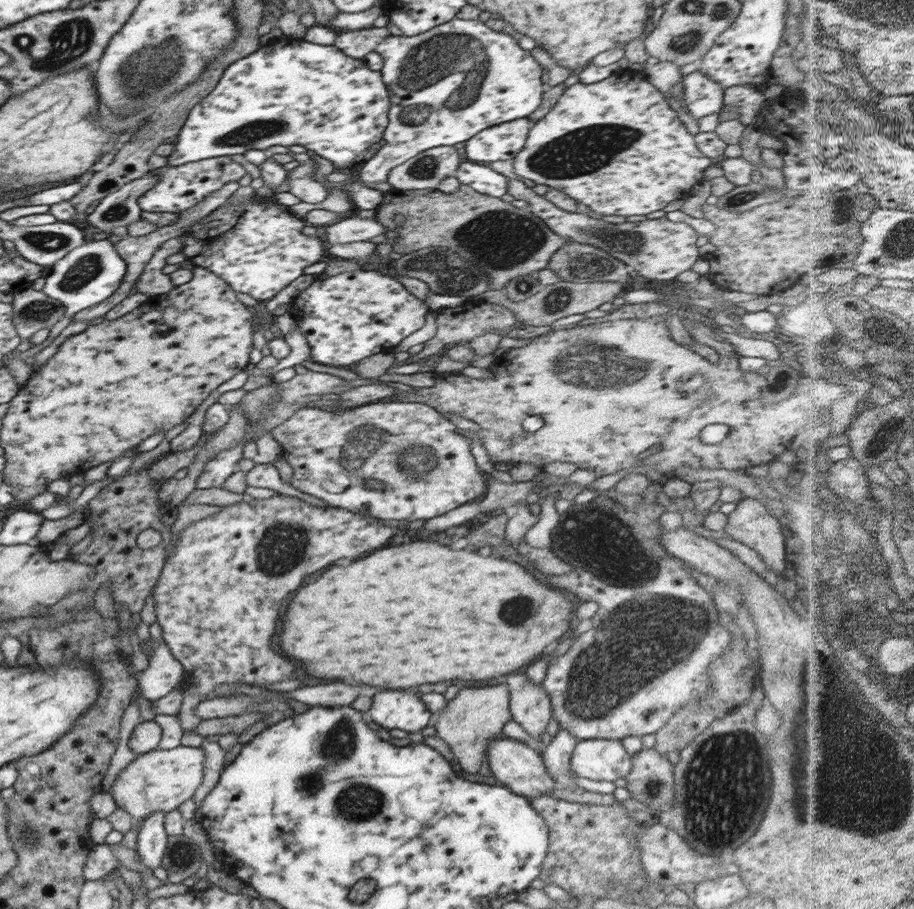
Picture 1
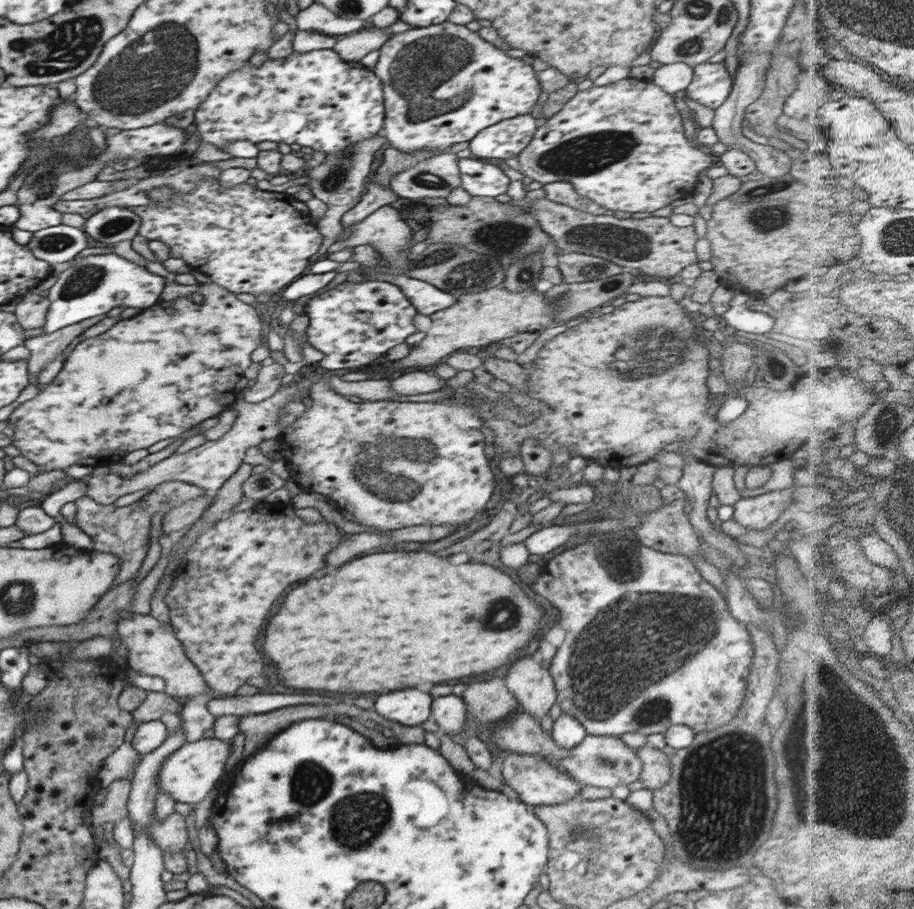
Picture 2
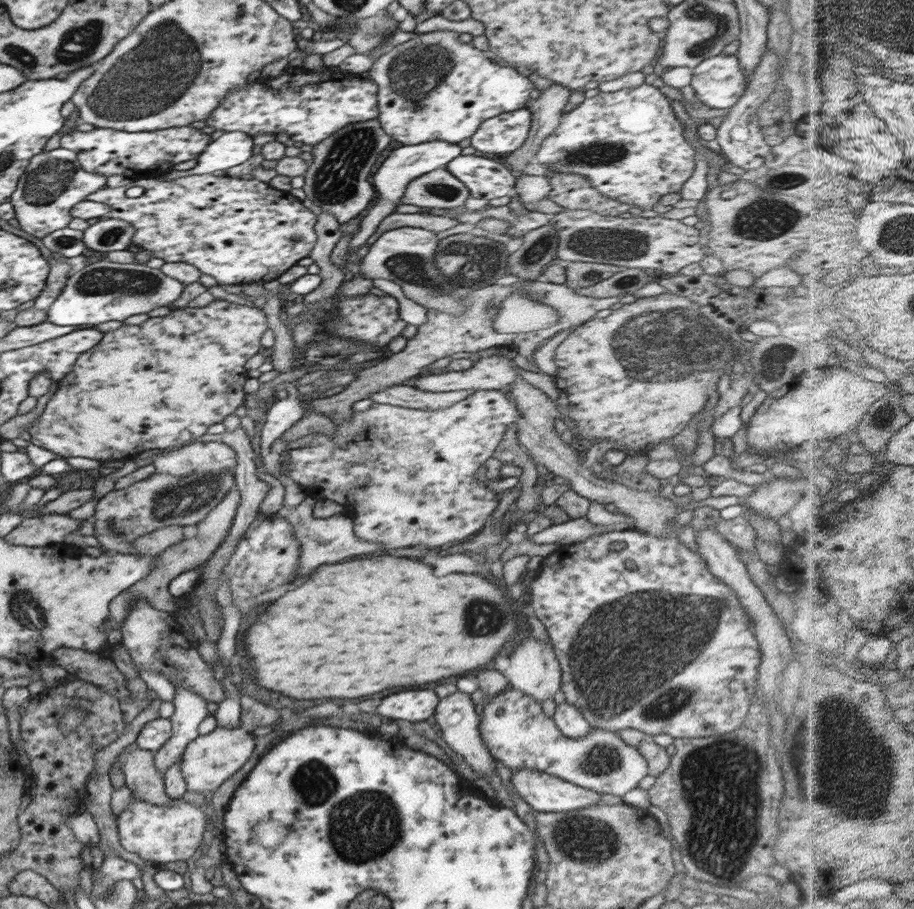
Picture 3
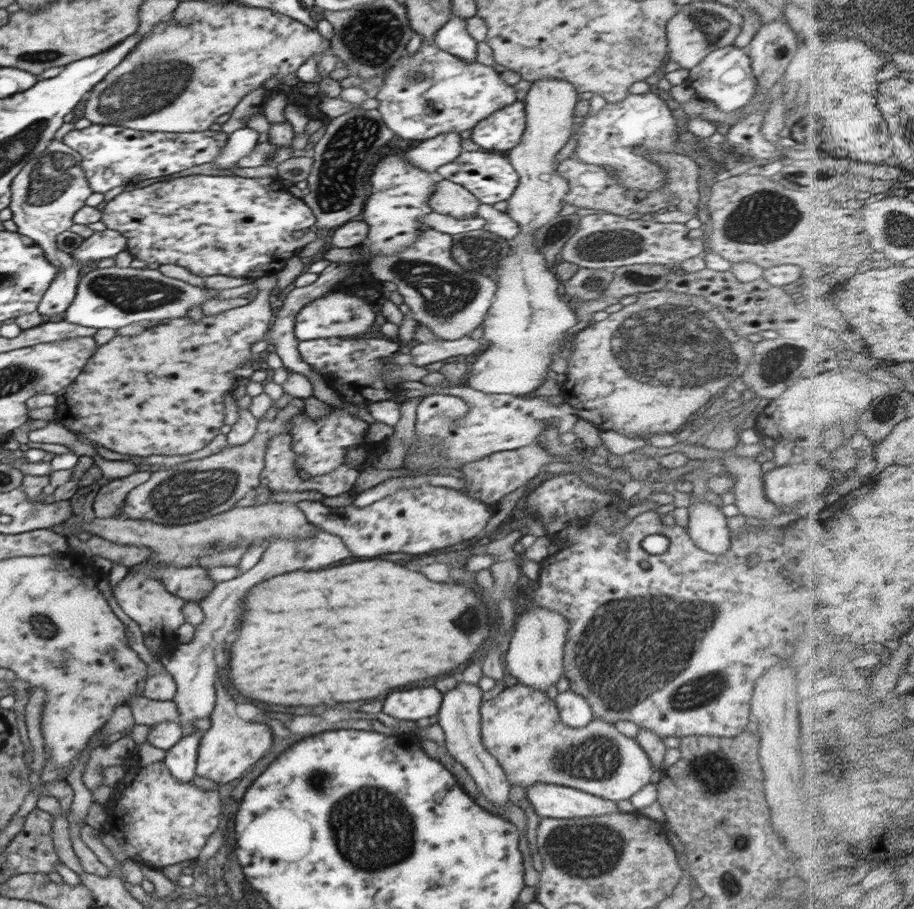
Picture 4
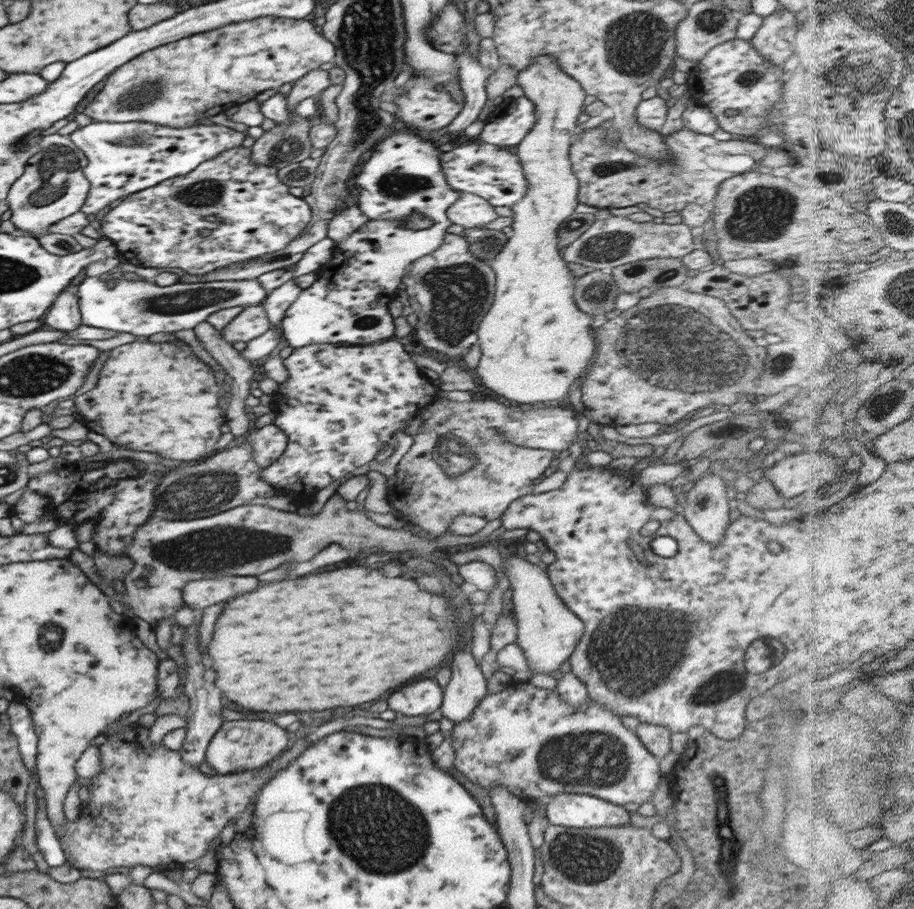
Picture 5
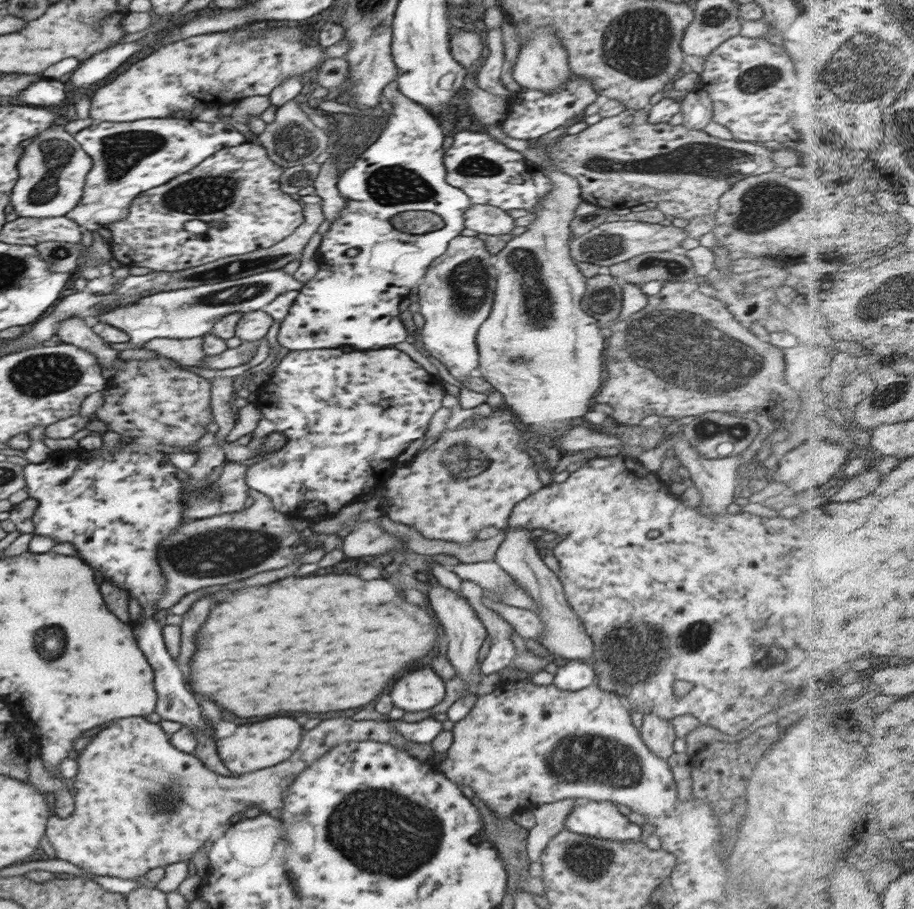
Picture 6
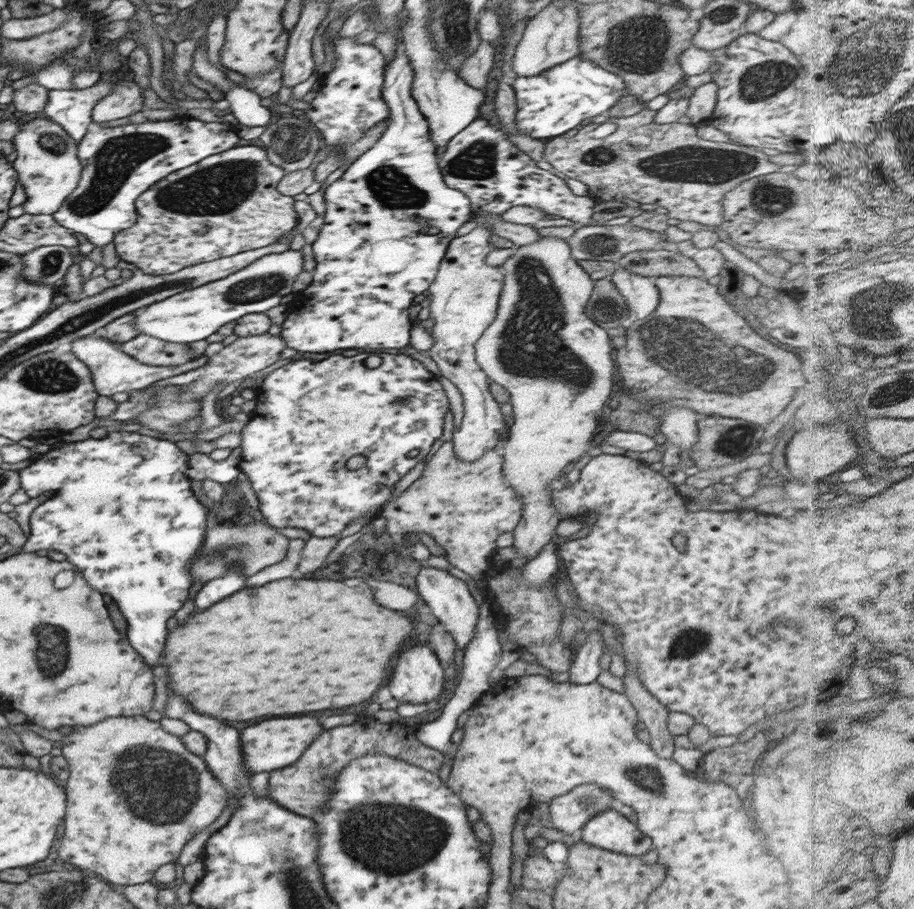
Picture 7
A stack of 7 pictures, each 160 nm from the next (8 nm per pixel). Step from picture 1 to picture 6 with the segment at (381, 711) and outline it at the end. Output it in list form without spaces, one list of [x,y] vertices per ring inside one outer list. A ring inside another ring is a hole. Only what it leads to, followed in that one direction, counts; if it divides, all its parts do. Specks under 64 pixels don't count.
[[[424,666],[410,670],[400,680],[396,680],[390,696],[394,707],[406,712],[430,710],[442,702],[444,685],[444,679],[433,668]]]

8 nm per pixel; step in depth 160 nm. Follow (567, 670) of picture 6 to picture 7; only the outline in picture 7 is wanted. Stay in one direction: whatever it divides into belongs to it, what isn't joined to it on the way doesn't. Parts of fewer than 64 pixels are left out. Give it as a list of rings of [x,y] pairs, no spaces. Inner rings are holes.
[[[598,629],[590,631],[578,654],[574,657],[570,670],[570,682],[572,684],[590,684],[596,681],[601,672],[600,656],[604,650],[602,632]]]

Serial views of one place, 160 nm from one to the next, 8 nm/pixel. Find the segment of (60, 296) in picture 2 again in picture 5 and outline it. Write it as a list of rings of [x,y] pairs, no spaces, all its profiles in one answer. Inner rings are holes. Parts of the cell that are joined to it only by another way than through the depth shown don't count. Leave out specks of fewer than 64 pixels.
[[[109,275],[87,277],[78,286],[79,310],[82,325],[107,330],[116,334],[128,332],[139,339],[160,332],[195,330],[214,312],[234,307],[261,305],[267,296],[257,279],[213,281],[204,283],[174,283],[159,286],[152,281],[126,281],[124,276],[115,280]]]

